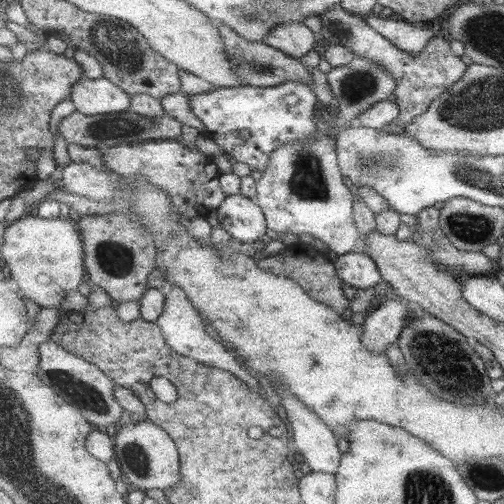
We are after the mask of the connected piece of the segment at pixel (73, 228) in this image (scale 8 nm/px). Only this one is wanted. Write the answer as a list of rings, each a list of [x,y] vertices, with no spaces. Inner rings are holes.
[[[33,211],[5,228],[1,256],[11,273],[11,281],[24,299],[43,307],[59,307],[60,316],[67,311],[60,307],[69,290],[77,290],[85,278],[86,256],[83,234],[72,214],[55,219],[40,218]]]

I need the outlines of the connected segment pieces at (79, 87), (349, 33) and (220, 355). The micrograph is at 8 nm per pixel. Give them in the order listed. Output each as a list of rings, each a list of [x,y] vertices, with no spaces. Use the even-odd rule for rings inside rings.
[[[81,78],[72,88],[71,101],[76,111],[88,116],[127,112],[132,109],[132,96],[107,78]]]
[[[340,4],[333,5],[333,8],[323,13],[321,21],[321,33],[330,44],[351,47],[353,52],[355,52],[355,56],[377,61],[384,70],[393,74],[394,79],[398,81],[394,95],[396,97],[395,102],[400,109],[400,114],[397,120],[393,122],[393,130],[397,130],[397,132],[391,132],[391,135],[401,135],[401,132],[402,134],[405,133],[405,126],[407,124],[411,124],[421,114],[428,112],[432,103],[447,92],[447,90],[450,90],[454,85],[459,83],[461,78],[464,78],[464,75],[467,73],[467,64],[461,60],[460,56],[453,54],[449,41],[438,34],[435,34],[429,40],[429,44],[425,46],[423,52],[410,55],[400,47],[394,46],[393,42],[385,38],[383,34],[379,34],[366,21],[365,17],[353,15]]]
[[[181,286],[168,287],[166,290],[164,313],[159,317],[156,323],[161,327],[163,334],[165,334],[169,346],[179,354],[196,359],[198,362],[204,363],[205,365],[232,372],[240,379],[243,379],[254,391],[259,392],[259,390],[262,390],[259,380],[253,378],[247,370],[239,366],[239,362],[235,360],[235,356],[229,355],[229,352],[225,350],[222,341],[217,341],[217,339],[209,335],[205,320],[201,318],[197,307]]]

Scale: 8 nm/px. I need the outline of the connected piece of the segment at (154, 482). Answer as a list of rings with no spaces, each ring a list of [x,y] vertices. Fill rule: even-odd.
[[[140,419],[138,422],[129,421],[121,427],[115,436],[116,460],[121,474],[129,483],[143,491],[153,489],[167,490],[181,482],[181,468],[179,468],[179,451],[175,441],[161,426],[154,422]]]

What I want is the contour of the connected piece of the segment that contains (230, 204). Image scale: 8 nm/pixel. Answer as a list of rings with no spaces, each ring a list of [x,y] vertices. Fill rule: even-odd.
[[[241,194],[227,195],[217,215],[219,226],[237,240],[252,243],[267,234],[264,211],[256,201]]]

